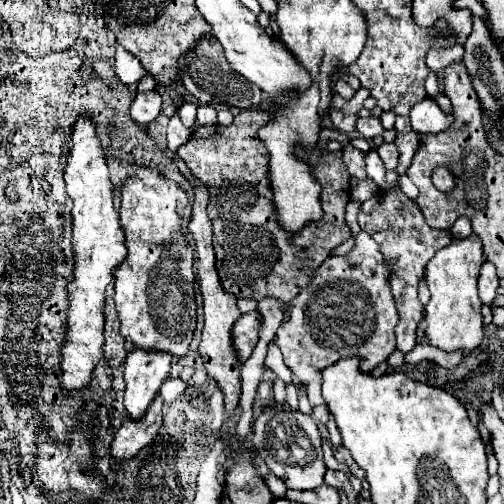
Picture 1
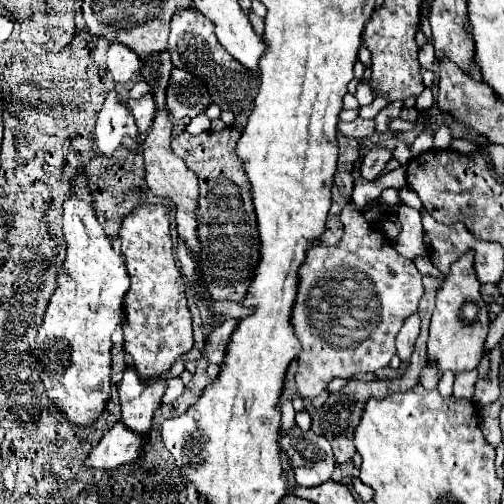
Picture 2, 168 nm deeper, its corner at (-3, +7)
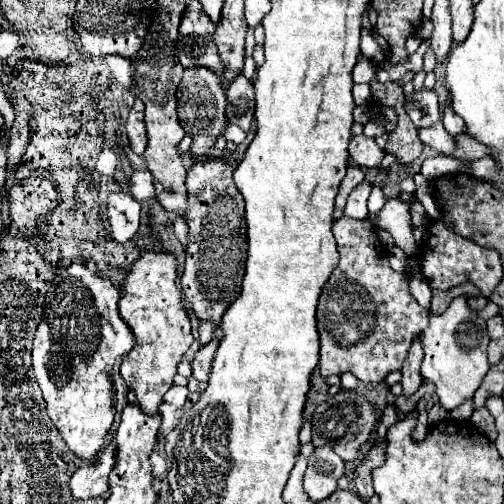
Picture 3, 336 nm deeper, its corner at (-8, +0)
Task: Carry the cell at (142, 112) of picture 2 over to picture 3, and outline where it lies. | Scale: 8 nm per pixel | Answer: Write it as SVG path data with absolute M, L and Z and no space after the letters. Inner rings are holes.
M130 112L128 122L126 122L126 132L130 140L130 148L134 154L144 154L148 138L146 138L146 126L144 126L144 114L142 112Z

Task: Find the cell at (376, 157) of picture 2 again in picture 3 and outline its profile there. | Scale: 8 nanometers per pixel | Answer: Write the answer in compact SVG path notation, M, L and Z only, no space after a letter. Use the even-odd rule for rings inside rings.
M364 180L362 184L358 184L350 196L348 196L348 202L344 206L344 216L352 216L352 218L358 218L358 220L364 220L368 216L368 208L366 208L366 200L370 196L370 182Z

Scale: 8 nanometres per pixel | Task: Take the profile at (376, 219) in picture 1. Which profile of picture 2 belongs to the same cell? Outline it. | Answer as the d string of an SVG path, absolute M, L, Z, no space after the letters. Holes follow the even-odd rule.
M413 313L411 317L407 317L403 329L397 335L397 355L401 357L401 361L411 357L417 335L419 335L419 315Z

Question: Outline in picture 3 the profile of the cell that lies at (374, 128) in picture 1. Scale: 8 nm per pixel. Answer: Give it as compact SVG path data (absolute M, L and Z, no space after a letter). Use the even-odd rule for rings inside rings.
M352 136L350 140L350 158L354 164L362 166L364 170L368 168L378 168L378 164L382 162L384 158L384 150L380 150L376 146L376 142L372 138L366 138L366 136Z

